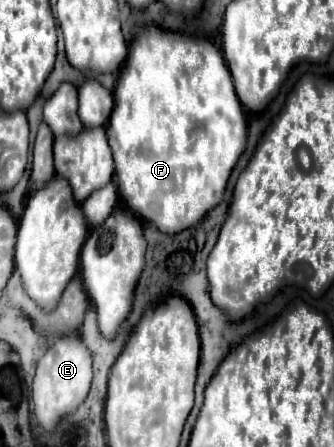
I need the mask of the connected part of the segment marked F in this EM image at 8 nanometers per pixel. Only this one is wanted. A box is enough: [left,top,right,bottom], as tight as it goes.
[106,26,246,234]

